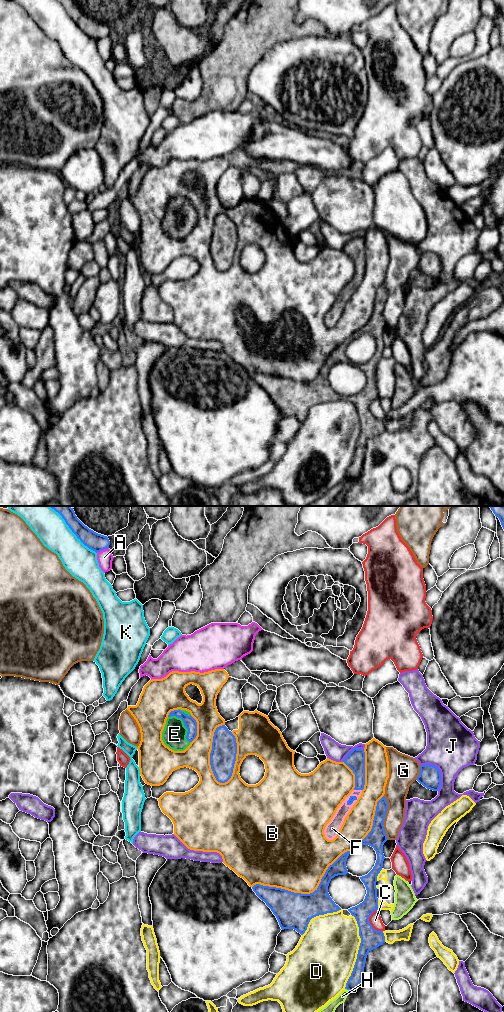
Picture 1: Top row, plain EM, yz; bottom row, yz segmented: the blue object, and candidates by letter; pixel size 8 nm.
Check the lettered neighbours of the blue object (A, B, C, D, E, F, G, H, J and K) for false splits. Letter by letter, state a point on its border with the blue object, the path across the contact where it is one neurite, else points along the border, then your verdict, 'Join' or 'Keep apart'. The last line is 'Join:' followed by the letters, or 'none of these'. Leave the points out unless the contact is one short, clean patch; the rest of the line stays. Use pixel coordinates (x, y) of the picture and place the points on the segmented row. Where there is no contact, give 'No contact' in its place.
A: Touches blue at yz (102, 549). Keep apart
B: Touches blue at yz (211, 752). Keep apart
C: Touches blue at yz (369, 923). Keep apart
D: Touches blue at yz (358, 952). Keep apart
E: Touches blue at yz (184, 724). Join
F: Touches blue at yz (358, 789). Path across: yz (355, 760), (359, 770), (358, 789), (349, 796), (344, 809). Join
G: Touches blue at yz (384, 818). Keep apart
H: Touches blue at yz (348, 989). Keep apart
J: Touches blue at yz (439, 771). Keep apart
K: Touches blue at yz (71, 529). Keep apart
Join: E, F

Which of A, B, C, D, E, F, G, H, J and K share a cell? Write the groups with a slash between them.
A / B / C / D / E F / G / H / J / K

